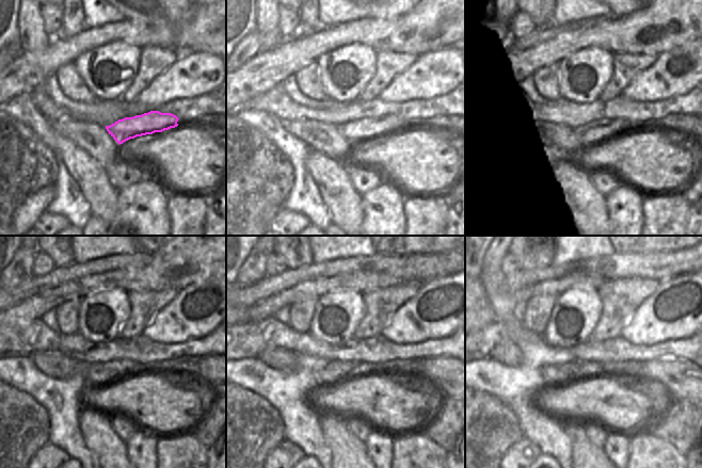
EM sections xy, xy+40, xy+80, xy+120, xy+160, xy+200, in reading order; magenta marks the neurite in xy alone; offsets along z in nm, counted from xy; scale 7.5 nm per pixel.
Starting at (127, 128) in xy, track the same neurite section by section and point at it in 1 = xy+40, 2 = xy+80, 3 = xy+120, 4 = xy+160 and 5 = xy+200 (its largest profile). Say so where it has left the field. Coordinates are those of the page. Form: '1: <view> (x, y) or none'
1: xy+40 (354, 132)
2: xy+80 (592, 132)
3: xy+120 (98, 373)
4: xy+160 (336, 370)
5: xy+200 (551, 373)

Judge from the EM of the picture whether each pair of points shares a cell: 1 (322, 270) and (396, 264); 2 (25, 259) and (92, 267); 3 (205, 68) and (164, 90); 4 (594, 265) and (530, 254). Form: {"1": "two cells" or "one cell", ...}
{"1": "one cell", "2": "two cells", "3": "one cell", "4": "two cells"}

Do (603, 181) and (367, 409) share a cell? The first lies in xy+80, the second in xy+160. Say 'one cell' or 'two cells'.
two cells

